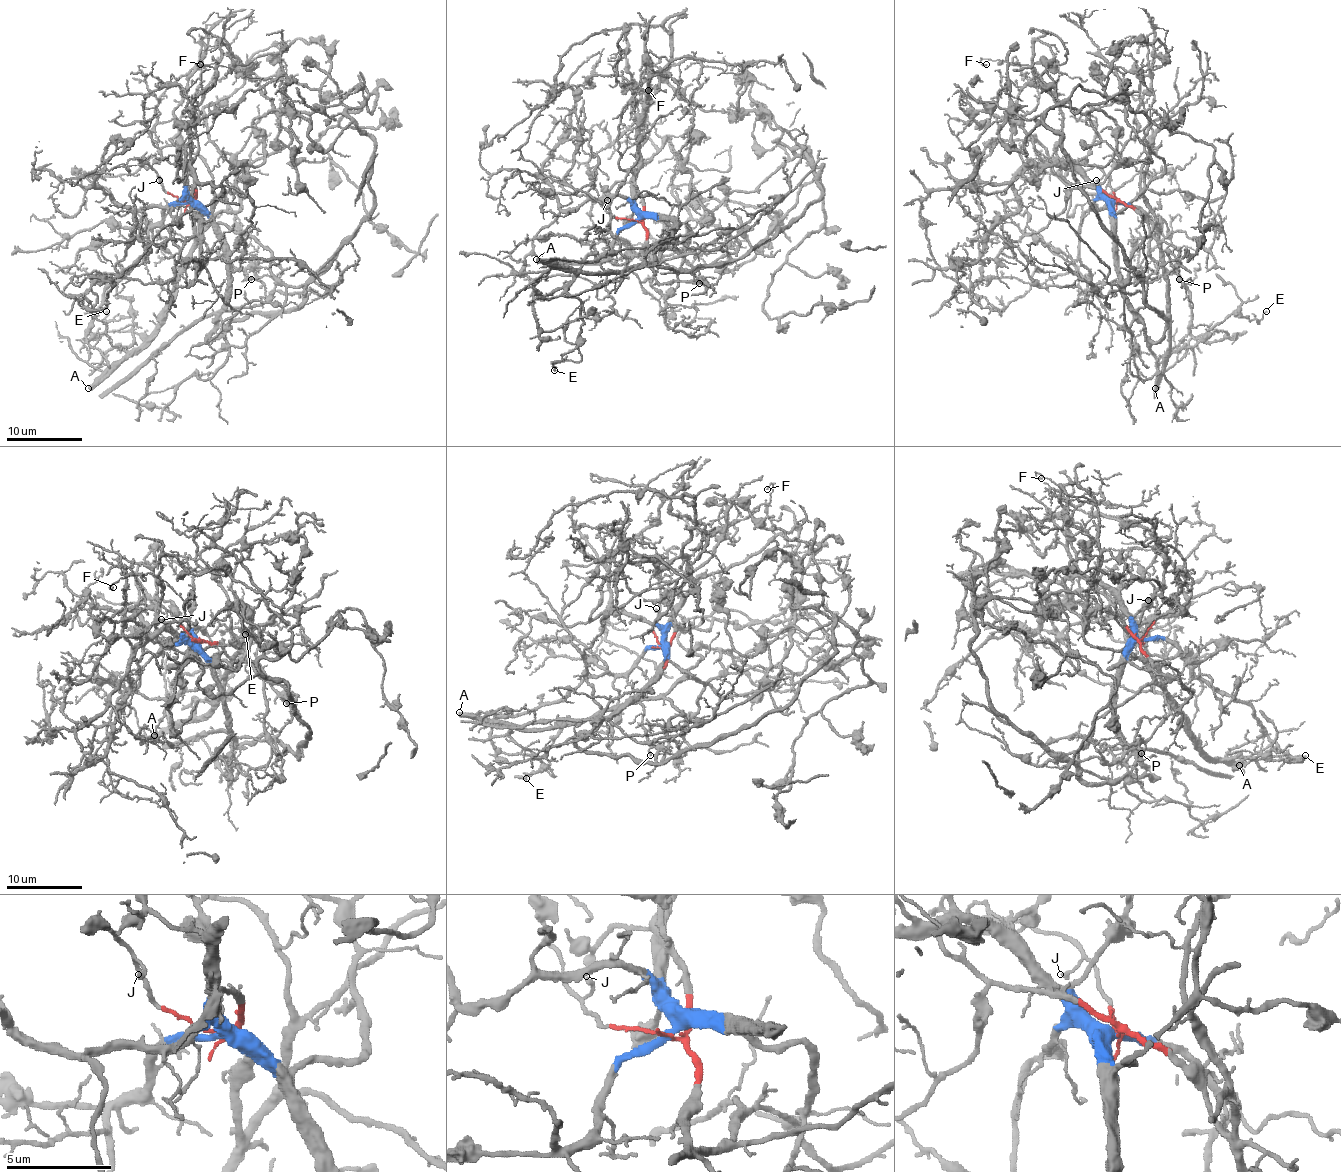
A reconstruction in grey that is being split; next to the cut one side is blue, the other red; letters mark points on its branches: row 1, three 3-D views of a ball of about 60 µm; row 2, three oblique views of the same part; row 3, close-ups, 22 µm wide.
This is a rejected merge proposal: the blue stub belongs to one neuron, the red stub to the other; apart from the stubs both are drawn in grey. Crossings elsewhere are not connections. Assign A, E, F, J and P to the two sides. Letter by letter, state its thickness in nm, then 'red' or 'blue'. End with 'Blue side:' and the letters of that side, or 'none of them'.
A: calibre 460 nm; red
E: calibre 130 nm; red
F: calibre 90 nm; blue
J: calibre 170 nm; red
P: calibre 130 nm; red
Blue side: F

